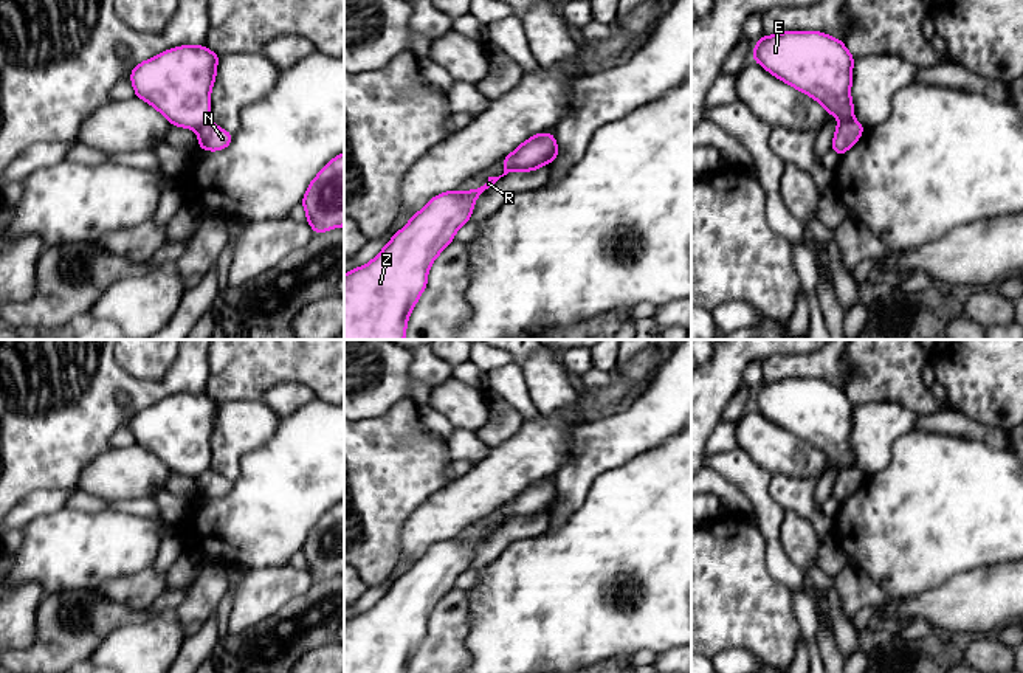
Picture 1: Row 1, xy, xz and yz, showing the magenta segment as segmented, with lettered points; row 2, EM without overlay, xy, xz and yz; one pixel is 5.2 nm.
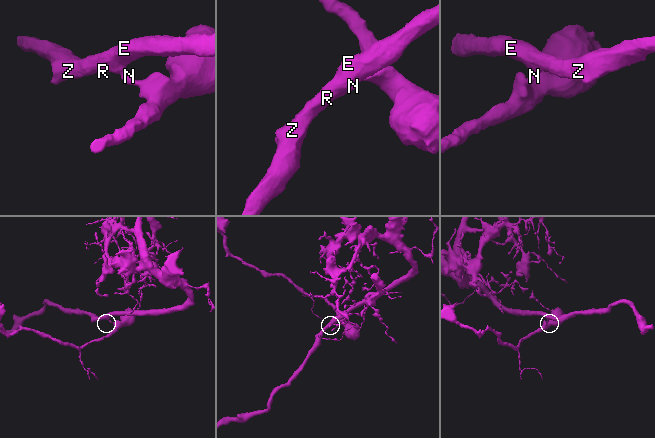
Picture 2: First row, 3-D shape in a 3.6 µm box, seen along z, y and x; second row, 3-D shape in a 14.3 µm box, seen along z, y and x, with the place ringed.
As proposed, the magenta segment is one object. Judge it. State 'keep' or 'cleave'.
cleave

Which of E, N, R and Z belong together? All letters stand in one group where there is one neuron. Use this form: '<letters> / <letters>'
E R Z / N

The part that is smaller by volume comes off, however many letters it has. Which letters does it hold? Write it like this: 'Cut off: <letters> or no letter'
Cut off: N

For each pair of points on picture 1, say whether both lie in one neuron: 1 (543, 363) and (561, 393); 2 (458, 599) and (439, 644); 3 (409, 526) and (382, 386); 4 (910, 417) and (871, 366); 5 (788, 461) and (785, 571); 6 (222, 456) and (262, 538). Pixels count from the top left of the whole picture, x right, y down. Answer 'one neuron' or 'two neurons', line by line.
1: one neuron
2: one neuron
3: two neurons
4: two neurons
5: two neurons
6: two neurons

